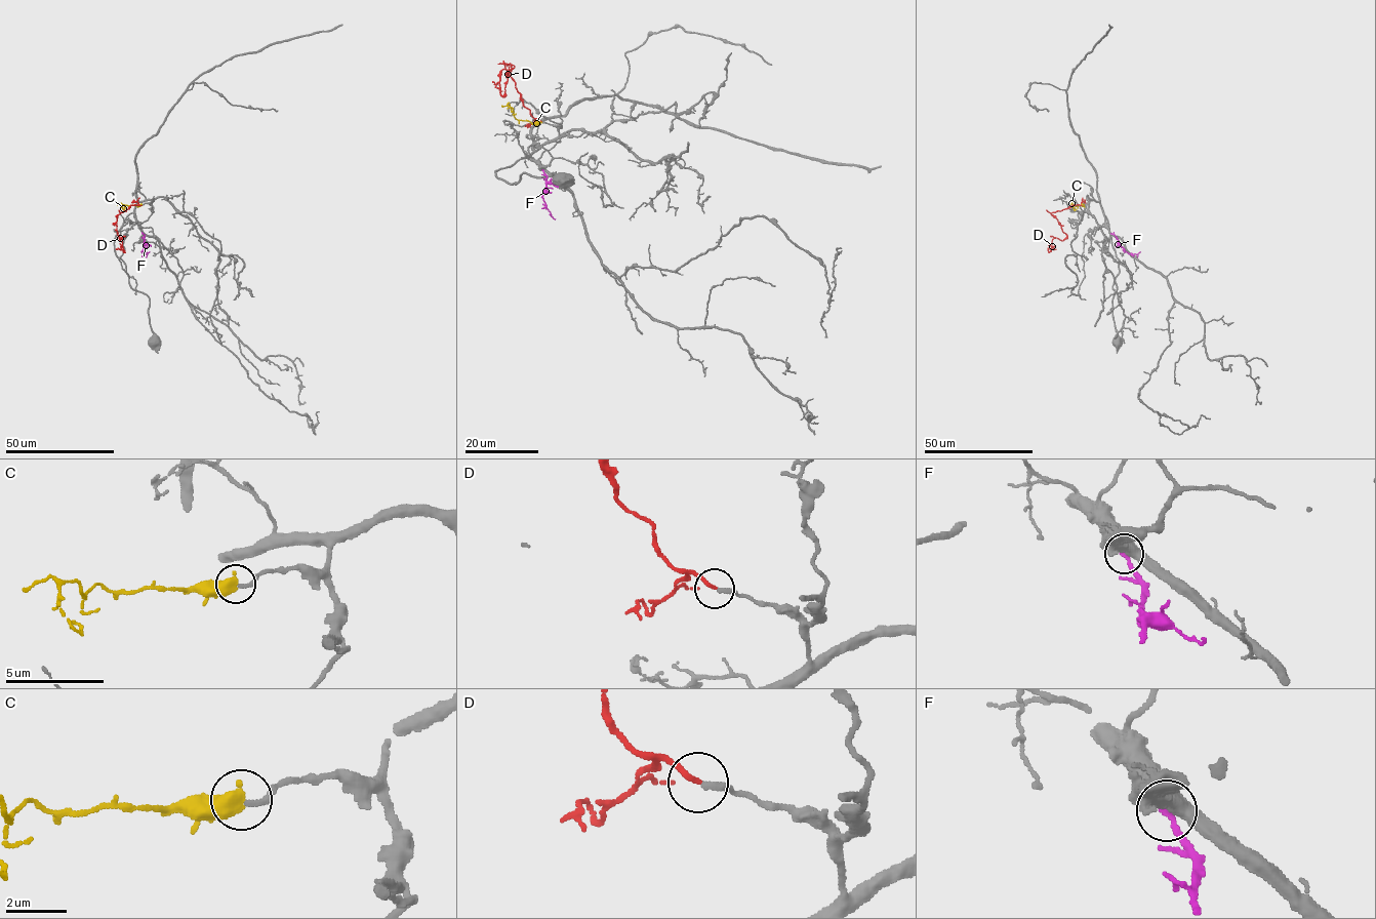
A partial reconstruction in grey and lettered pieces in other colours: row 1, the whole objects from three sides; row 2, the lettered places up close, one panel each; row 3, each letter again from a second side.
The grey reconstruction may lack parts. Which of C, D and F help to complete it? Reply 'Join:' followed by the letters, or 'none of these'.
Join: D

